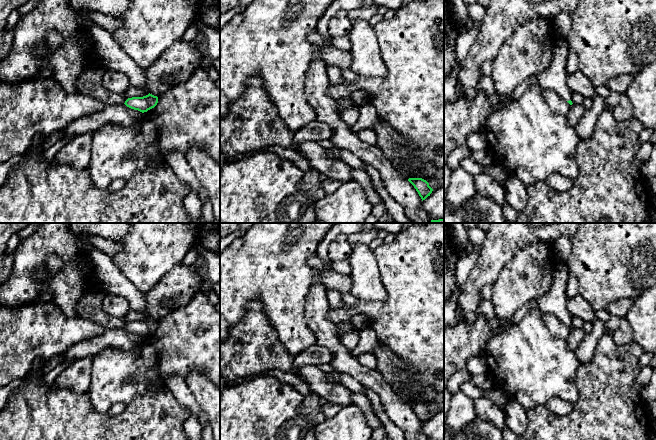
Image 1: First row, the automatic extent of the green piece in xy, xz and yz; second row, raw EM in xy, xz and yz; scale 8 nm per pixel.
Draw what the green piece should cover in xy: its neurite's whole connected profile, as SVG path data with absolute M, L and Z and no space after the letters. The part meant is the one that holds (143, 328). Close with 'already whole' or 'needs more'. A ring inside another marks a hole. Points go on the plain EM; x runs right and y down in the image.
M148 318L143 321L132 321L125 325L125 329L131 333L138 334L142 337L154 332L158 327L158 321Z; already whole

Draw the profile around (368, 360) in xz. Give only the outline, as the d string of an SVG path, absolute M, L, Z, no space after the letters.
M372 352L360 354L357 357L357 360L359 361L359 363L361 363L363 366L367 368L376 369L377 361Z

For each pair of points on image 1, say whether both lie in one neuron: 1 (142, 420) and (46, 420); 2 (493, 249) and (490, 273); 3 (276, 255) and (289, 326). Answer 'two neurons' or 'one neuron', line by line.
1: one neuron
2: one neuron
3: one neuron

